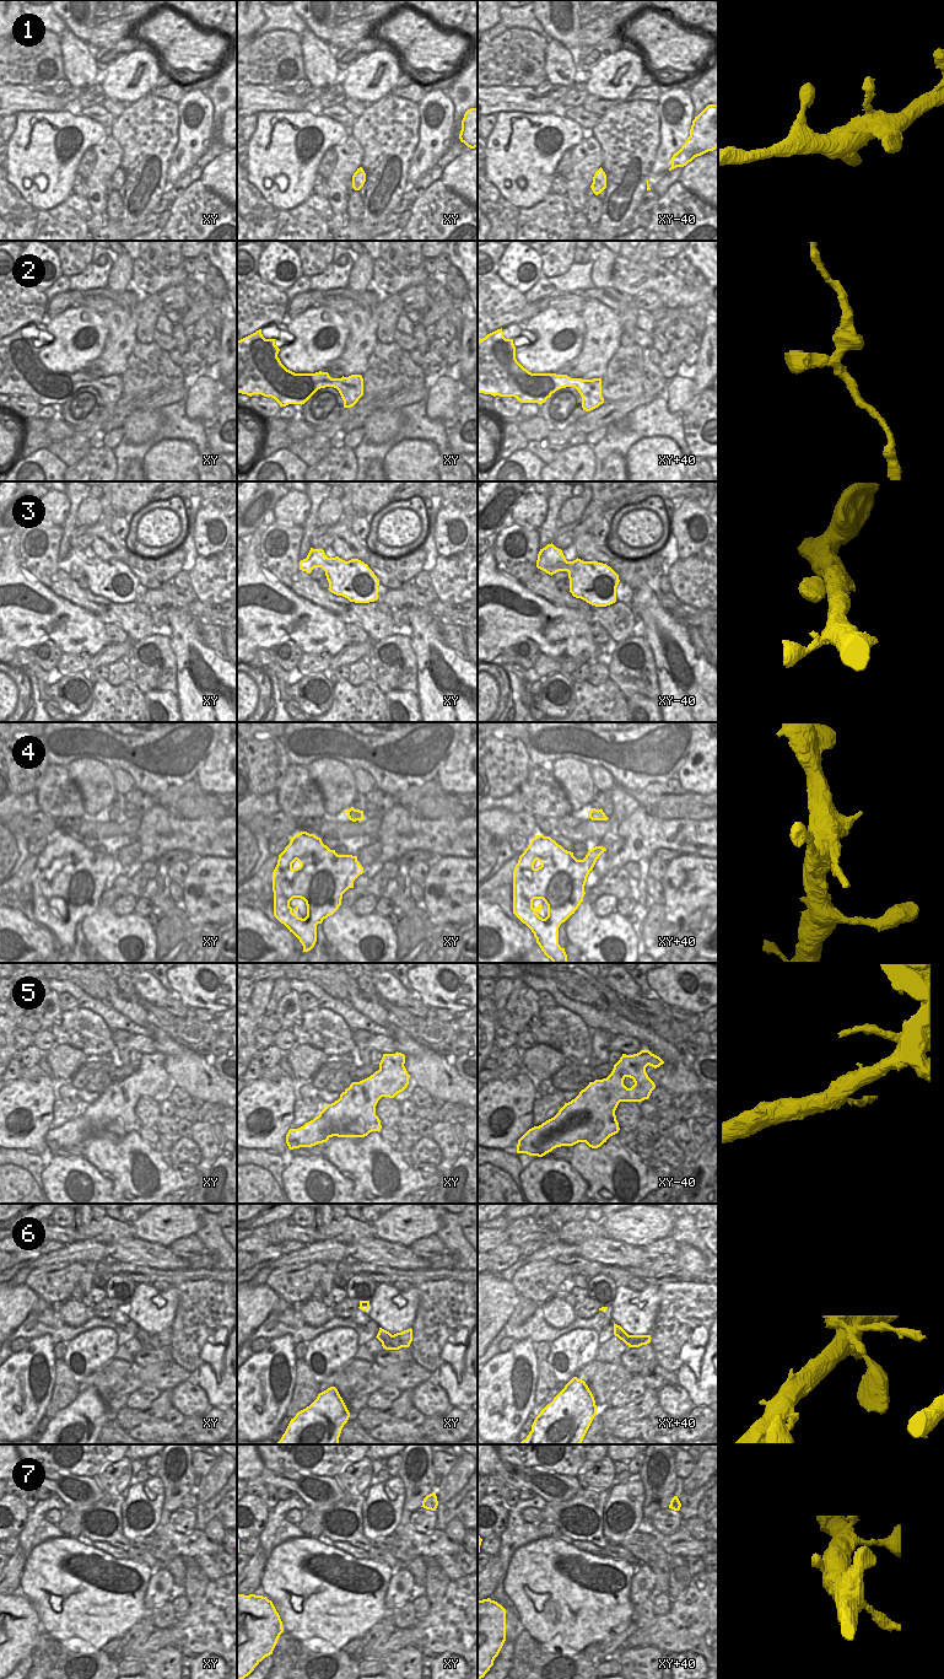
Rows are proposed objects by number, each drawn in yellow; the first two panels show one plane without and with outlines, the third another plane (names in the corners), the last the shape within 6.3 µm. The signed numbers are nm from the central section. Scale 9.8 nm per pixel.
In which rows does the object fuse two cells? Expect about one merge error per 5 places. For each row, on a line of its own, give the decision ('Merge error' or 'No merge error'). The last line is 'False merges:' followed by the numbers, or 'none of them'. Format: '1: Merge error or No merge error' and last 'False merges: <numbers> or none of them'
1: No merge error
2: No merge error
3: No merge error
4: No merge error
5: No merge error
6: Merge error
7: No merge error
False merges: 6

